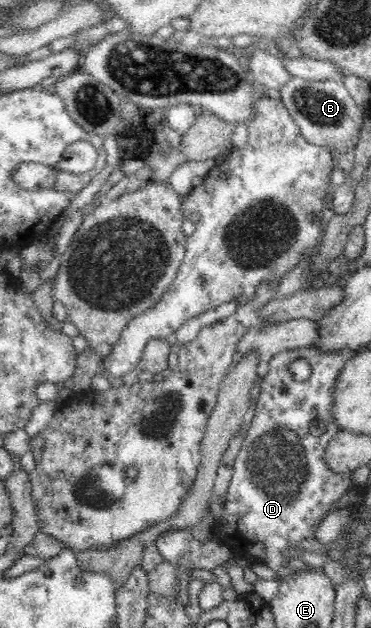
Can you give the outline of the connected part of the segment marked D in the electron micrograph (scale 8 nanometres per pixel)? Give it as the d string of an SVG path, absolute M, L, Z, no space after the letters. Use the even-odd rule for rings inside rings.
M311 346L282 350L273 356L260 384L251 424L243 430L245 438L232 467L225 502L214 495L208 502L211 506L208 509L214 522L217 522L214 524L215 537L232 548L234 557L269 566L278 576L277 583L293 576L293 570L287 567L287 561L303 554L303 550L295 548L295 543L315 536L321 520L333 511L335 502L339 502L341 496L351 489L349 482L353 471L337 473L329 469L324 455L330 440L340 431L333 417L333 386L337 384L343 366L353 355L349 349L321 351ZM296 358L304 358L312 369L310 377L301 382L295 381L289 373L289 365Z

